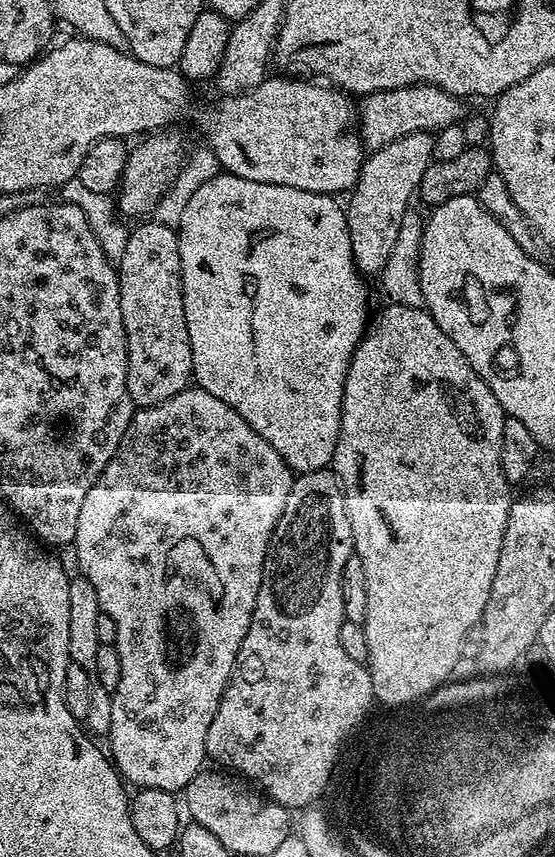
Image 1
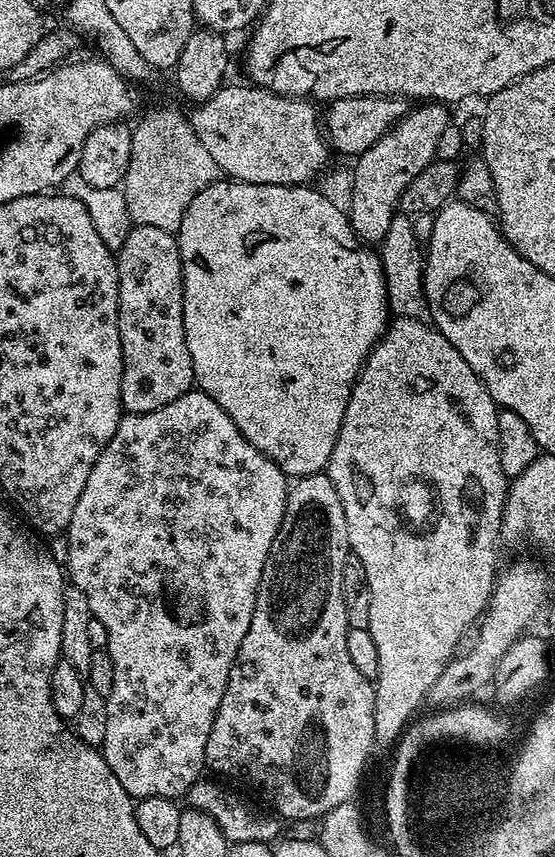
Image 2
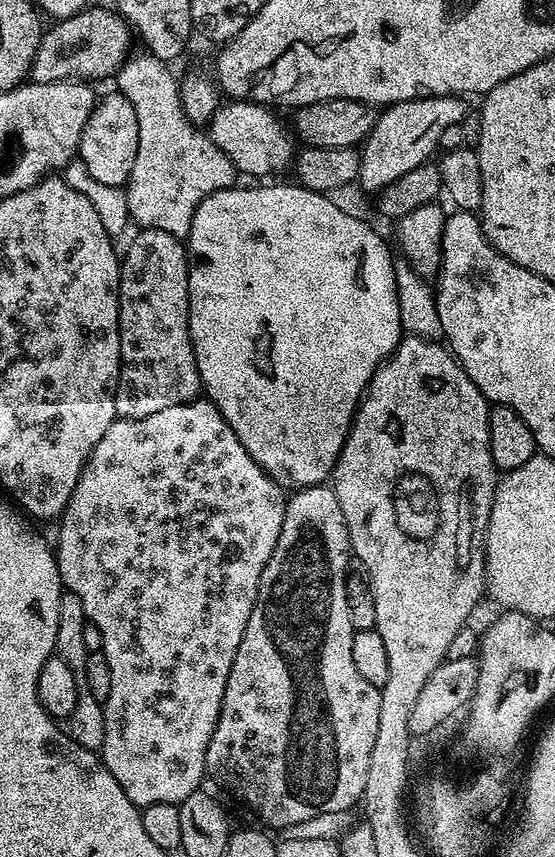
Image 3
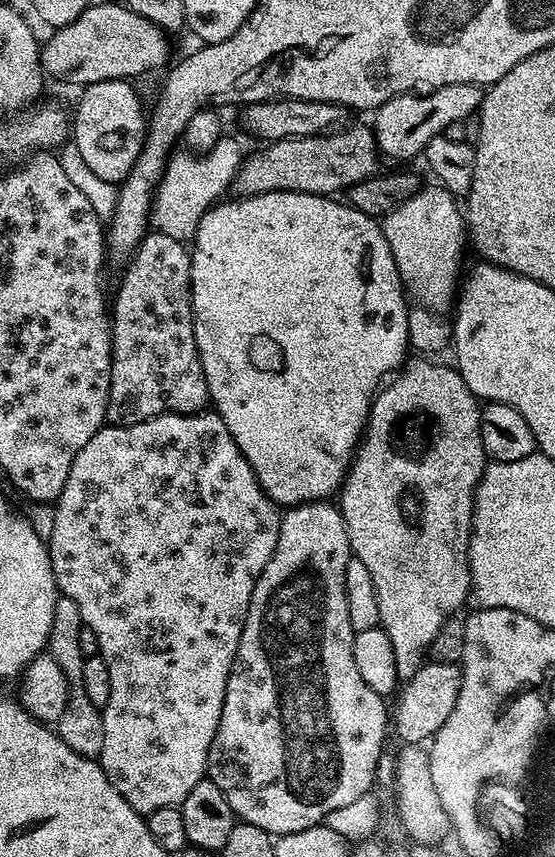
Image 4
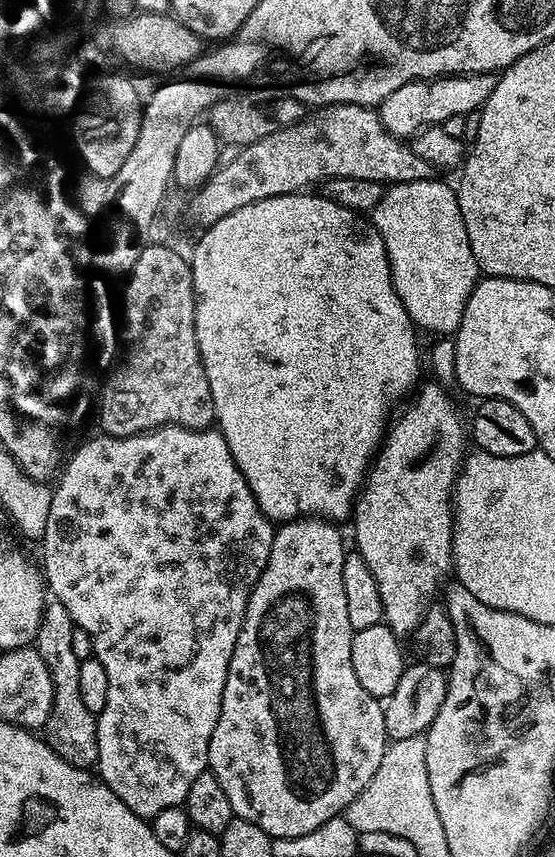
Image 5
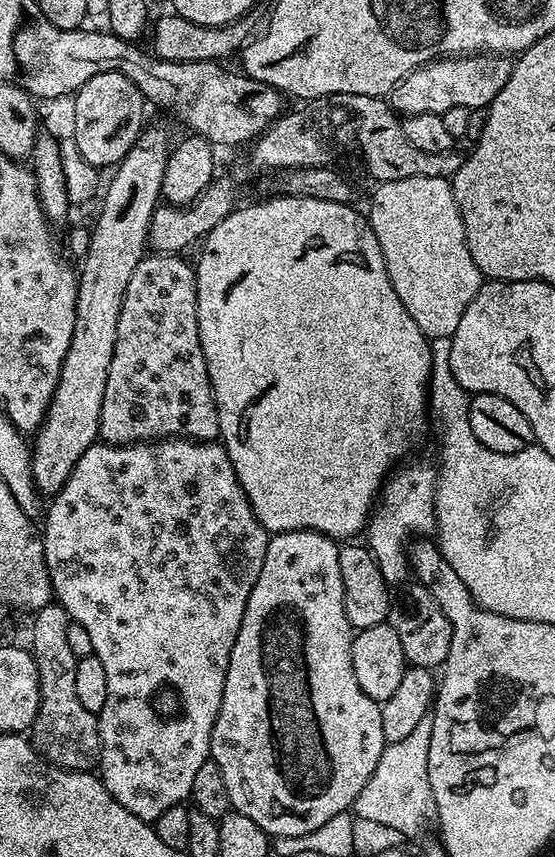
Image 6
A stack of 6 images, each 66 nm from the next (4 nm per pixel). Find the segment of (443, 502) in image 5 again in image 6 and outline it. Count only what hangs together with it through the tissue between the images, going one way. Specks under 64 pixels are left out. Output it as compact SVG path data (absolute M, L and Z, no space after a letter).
M407 464L397 467L389 475L366 525L366 546L372 551L378 570L382 570L382 578L386 578L389 586L396 586L410 576L410 556L406 551L409 541L436 531L434 498L437 469L428 464Z

